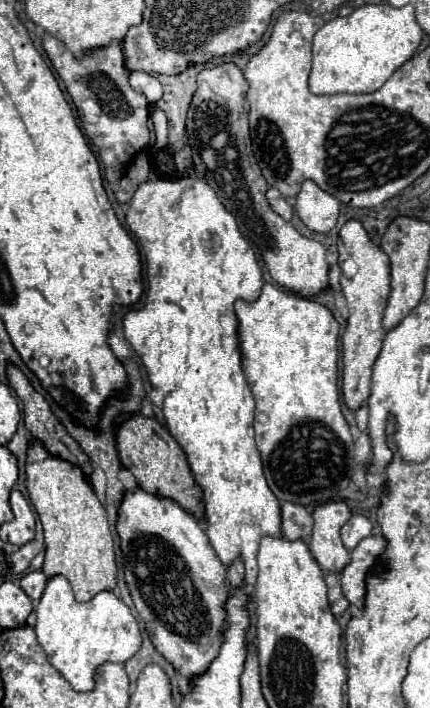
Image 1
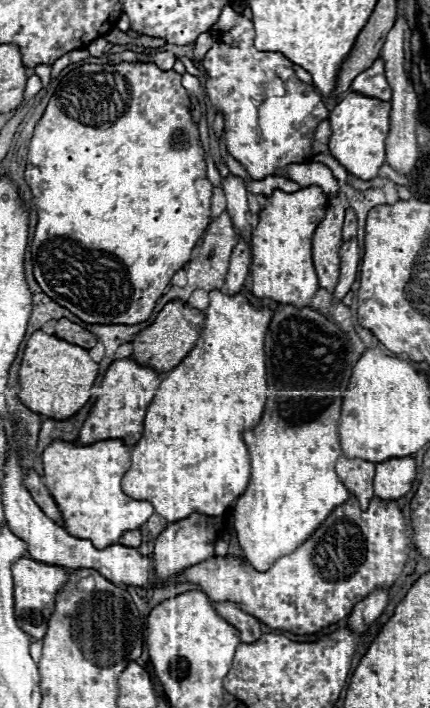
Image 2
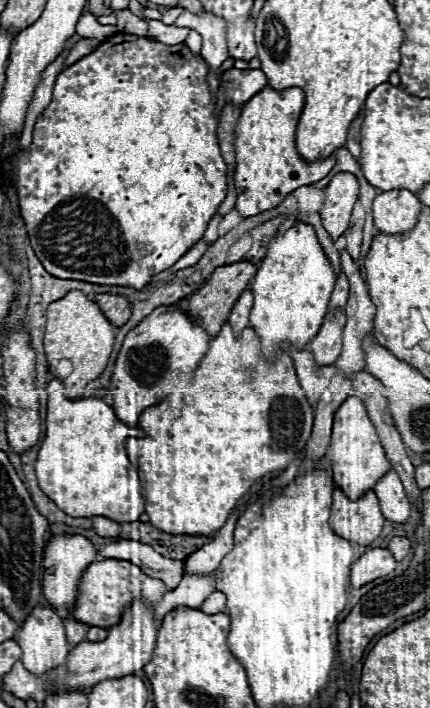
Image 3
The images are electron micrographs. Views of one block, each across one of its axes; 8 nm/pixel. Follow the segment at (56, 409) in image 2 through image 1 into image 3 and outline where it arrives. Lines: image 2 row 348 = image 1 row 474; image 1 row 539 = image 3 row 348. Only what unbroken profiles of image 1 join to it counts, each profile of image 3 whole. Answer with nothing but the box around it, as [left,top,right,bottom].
[44,290,114,398]

